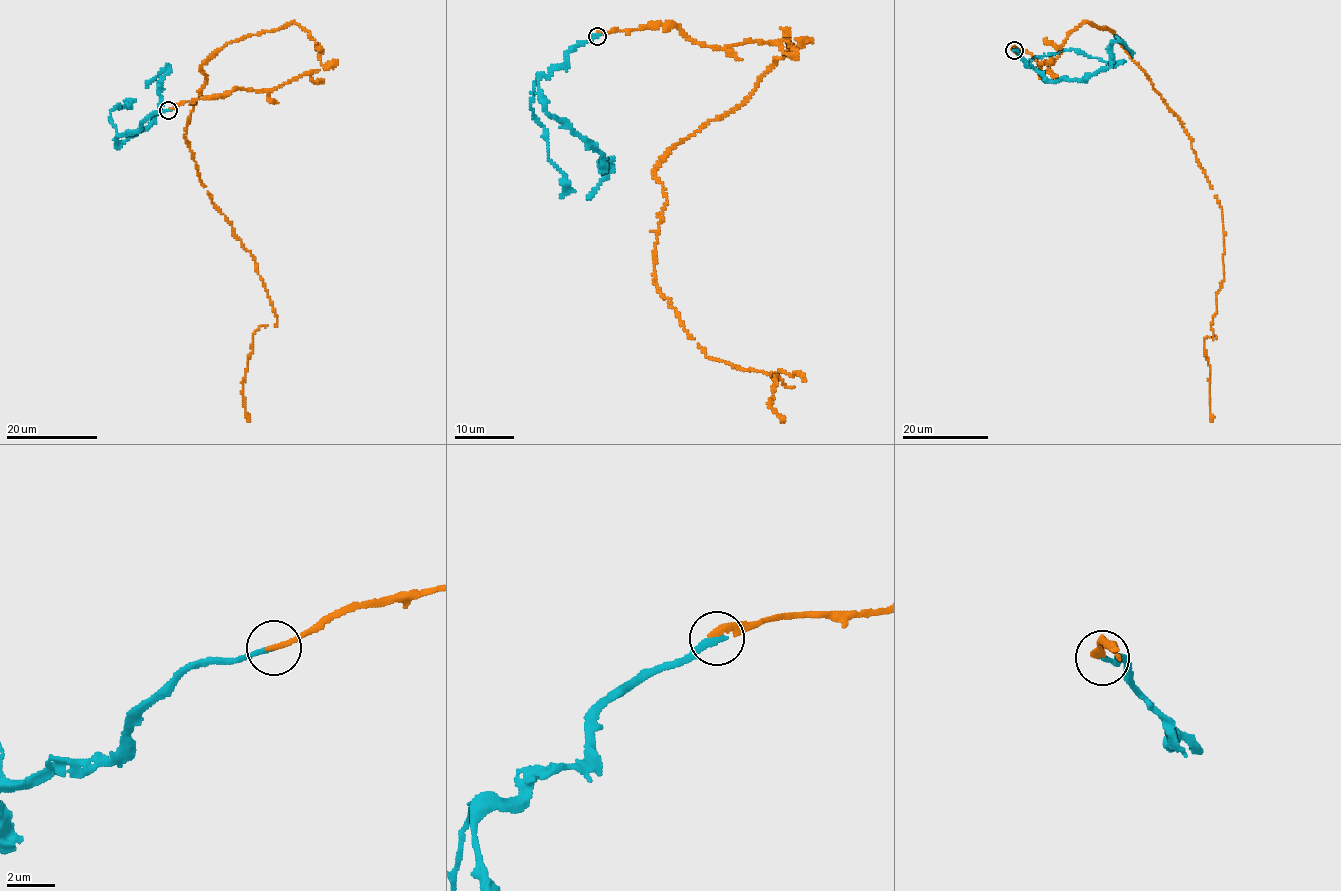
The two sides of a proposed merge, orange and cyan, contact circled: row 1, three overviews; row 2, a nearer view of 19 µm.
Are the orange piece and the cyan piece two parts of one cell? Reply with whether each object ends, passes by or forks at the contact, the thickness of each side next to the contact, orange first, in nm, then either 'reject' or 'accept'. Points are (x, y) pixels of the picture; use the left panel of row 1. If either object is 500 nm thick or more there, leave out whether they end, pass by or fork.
orange ends there; cyan ends there; 260 nm thick on the orange side, 240 nm on the other; accept

